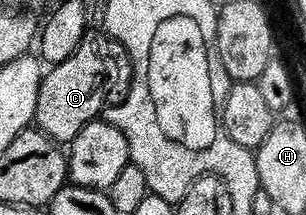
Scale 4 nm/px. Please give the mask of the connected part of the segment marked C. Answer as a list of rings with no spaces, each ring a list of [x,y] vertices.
[[[102,31],[87,32],[72,57],[53,66],[44,77],[38,95],[35,126],[58,145],[69,145],[90,121],[97,120],[105,110],[104,103],[112,79],[120,73],[120,63],[114,58],[111,38]]]

